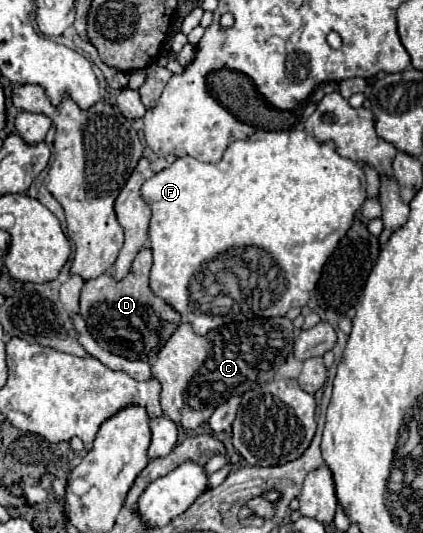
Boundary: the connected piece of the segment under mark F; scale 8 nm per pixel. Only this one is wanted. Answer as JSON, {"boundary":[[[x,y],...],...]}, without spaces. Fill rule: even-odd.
{"boundary":[[[258,129],[252,137],[234,141],[220,163],[202,163],[194,157],[178,157],[170,167],[162,169],[160,173],[154,173],[144,185],[142,185],[142,199],[152,211],[150,219],[150,251],[154,257],[152,271],[150,271],[150,289],[154,295],[170,303],[174,311],[182,315],[184,321],[188,321],[198,335],[206,335],[210,329],[220,327],[222,323],[234,323],[234,319],[256,319],[256,317],[284,317],[288,309],[292,307],[304,307],[316,289],[316,283],[320,279],[322,267],[336,249],[338,241],[346,235],[346,231],[352,225],[354,213],[362,207],[366,201],[366,175],[364,169],[344,159],[336,153],[332,143],[318,143],[310,133],[304,129],[290,129],[290,131],[264,131]]]}

